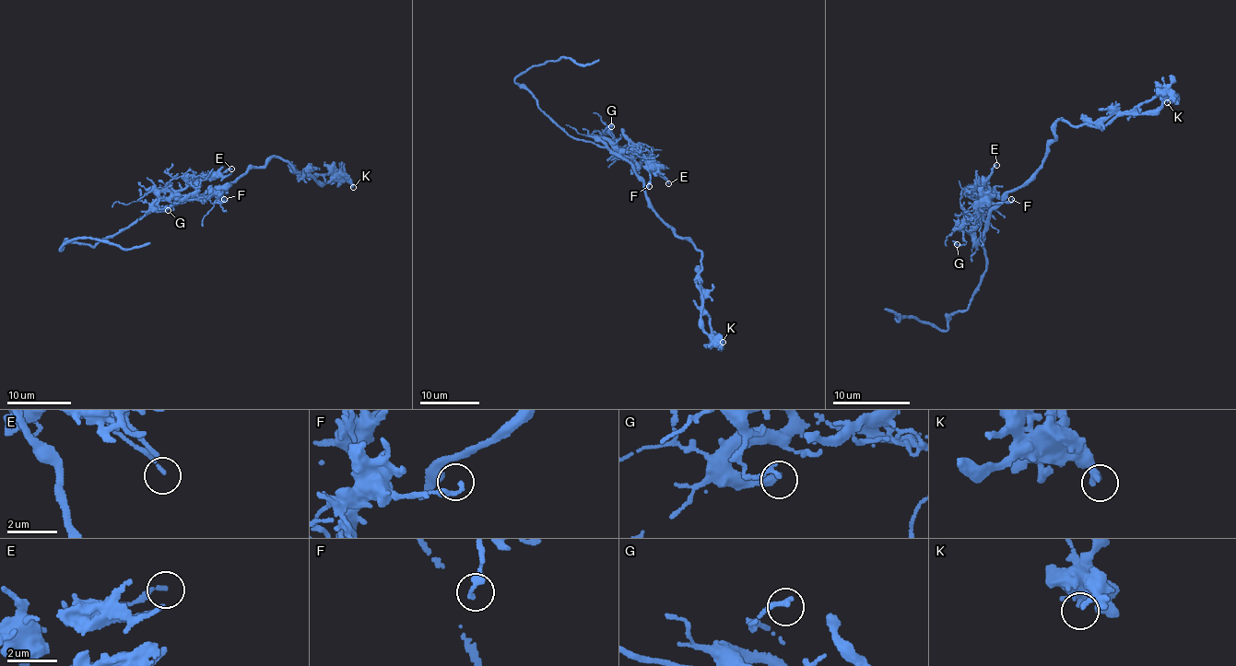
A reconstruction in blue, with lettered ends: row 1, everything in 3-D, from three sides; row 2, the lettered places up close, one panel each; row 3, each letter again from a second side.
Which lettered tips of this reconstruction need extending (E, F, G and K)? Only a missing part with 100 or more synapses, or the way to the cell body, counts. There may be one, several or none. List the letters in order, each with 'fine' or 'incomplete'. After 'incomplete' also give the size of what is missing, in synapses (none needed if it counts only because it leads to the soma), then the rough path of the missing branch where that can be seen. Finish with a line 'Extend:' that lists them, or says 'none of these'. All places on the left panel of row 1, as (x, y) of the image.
E: fine
F: fine
G: fine
K: fine
Extend: none of these

